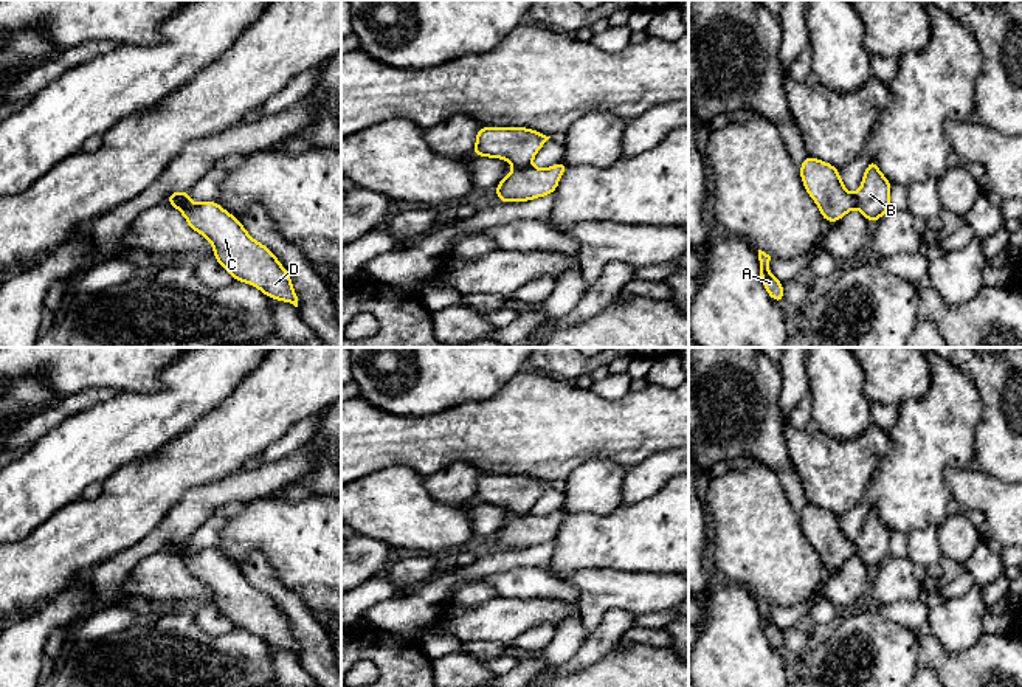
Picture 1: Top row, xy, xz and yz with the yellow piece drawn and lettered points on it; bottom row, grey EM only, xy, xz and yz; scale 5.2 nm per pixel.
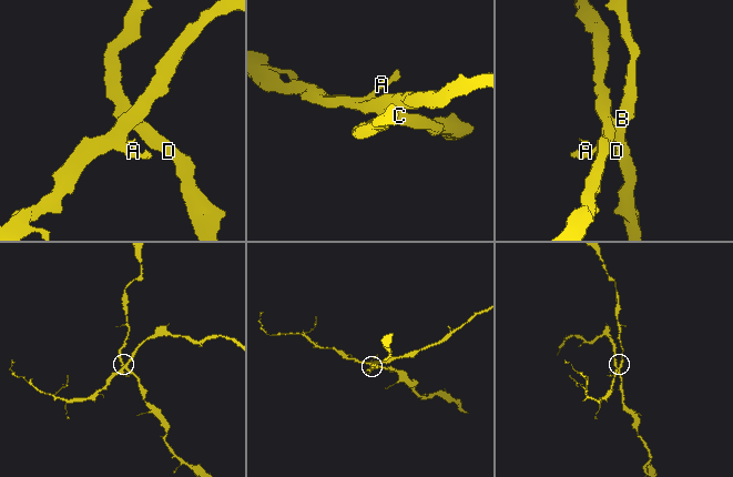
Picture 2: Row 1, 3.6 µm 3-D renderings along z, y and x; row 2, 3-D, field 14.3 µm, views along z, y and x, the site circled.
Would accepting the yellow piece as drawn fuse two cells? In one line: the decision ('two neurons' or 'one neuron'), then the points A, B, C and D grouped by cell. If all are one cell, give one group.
two neurons; groups A / B C D

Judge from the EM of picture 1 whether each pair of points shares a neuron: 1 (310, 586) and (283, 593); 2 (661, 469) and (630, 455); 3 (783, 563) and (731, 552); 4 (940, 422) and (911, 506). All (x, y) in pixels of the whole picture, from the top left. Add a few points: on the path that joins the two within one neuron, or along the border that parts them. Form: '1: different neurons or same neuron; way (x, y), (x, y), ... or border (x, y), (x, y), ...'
1: different neurons; border (269, 562), (276, 579), (292, 590), (315, 617)
2: different neurons; border (672, 448), (644, 458), (628, 469)
3: same neuron; way (771, 555), (768, 552), (743, 552)
4: same neuron; way (925, 442), (911, 476), (911, 486)

